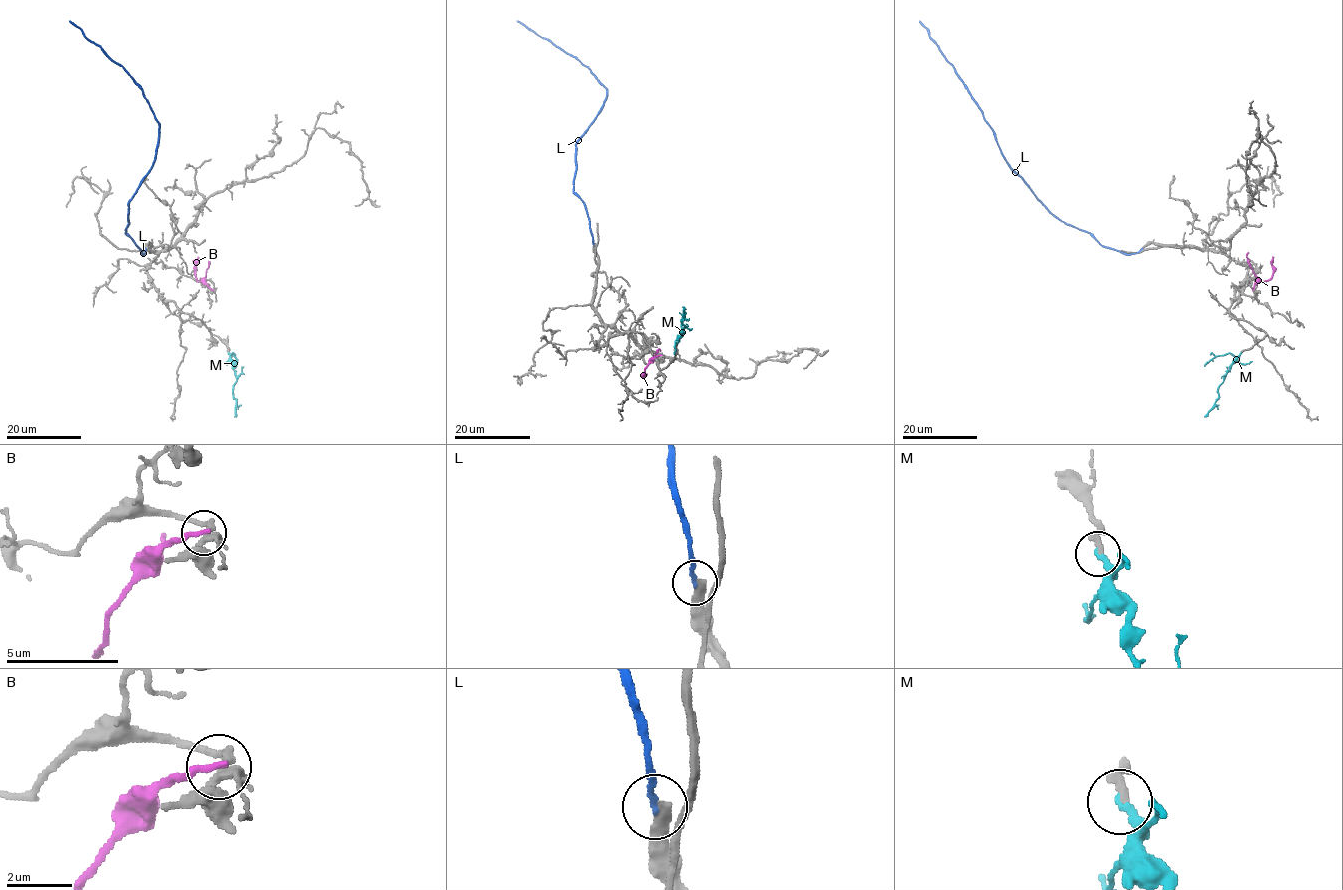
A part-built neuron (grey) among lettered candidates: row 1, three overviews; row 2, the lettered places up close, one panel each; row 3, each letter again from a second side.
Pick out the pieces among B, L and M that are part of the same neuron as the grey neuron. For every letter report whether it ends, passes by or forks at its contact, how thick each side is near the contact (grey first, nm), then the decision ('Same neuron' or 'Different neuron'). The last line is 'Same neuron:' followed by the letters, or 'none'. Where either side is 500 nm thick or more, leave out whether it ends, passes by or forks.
B: It ends there. Thickness 320 nm (grey) against 240 nm. Different neuron
L: It ends there. Thickness 200 nm (grey) against 190 nm. Different neuron
M: It ends there. Thickness 220 nm (grey) against 220 nm. Same neuron
Same neuron: M

